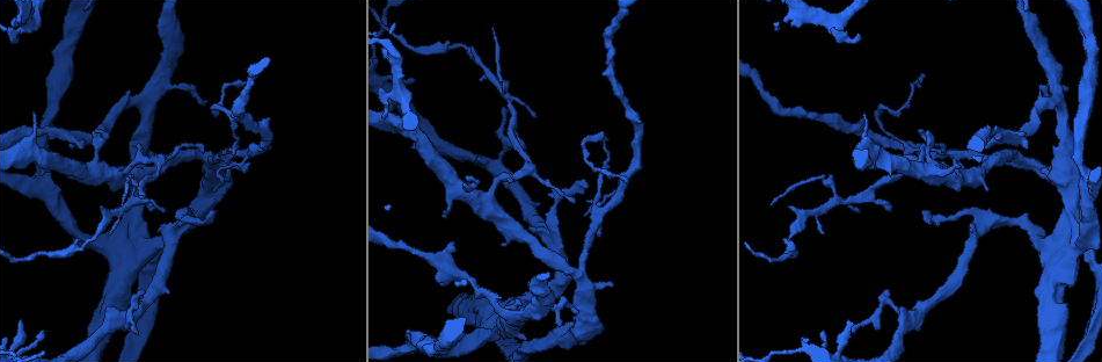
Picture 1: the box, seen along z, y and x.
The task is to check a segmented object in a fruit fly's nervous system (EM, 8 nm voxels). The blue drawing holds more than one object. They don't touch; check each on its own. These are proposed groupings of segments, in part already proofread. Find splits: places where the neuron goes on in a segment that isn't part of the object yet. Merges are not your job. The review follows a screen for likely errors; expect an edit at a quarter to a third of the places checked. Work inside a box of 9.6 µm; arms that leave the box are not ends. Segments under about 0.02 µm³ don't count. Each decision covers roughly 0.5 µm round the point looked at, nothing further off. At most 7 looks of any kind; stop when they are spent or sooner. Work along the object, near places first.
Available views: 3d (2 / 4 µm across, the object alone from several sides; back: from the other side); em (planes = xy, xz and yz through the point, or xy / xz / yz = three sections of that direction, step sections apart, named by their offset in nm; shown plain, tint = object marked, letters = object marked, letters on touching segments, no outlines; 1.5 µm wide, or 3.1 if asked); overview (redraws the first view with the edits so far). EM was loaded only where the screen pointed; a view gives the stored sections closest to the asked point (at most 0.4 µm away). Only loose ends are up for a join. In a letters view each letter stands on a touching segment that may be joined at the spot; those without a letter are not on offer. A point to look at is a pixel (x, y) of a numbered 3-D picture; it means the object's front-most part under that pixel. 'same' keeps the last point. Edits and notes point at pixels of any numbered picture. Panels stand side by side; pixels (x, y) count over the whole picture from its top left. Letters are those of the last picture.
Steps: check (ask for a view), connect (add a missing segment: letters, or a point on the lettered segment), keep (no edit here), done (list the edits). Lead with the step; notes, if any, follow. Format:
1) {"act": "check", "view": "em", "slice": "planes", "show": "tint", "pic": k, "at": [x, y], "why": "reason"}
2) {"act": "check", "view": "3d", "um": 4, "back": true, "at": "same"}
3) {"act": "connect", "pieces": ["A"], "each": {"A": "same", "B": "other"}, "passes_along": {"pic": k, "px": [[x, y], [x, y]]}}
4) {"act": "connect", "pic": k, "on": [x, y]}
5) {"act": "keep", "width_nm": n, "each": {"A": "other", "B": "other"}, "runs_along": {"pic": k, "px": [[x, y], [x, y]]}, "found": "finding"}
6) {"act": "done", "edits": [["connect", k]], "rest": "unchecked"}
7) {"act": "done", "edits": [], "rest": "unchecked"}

{"act": "check", "view": "em", "slice": "xy", "step": 4, "show": "tint", "pic": 1, "at": [583, 181], "why": "an open end"}

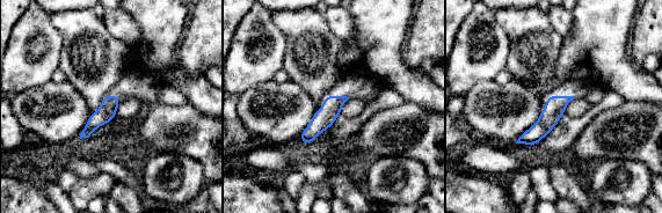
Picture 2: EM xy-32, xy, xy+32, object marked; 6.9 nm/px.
{"act": "check", "view": "em", "slice": "planes", "show": "letters", "at": "same", "why": "cut it another way"}

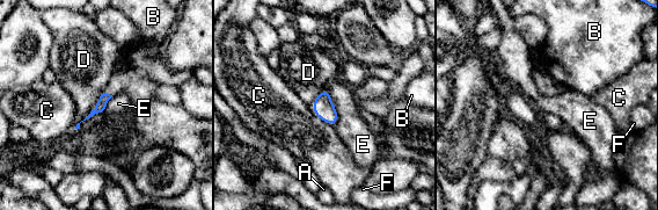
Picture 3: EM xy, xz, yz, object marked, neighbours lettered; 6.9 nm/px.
{"act": "keep", "longest_contact_nm": ["D", 300], "each": {"A": "other", "B": "other", "C": "other", "D": "other", "E": "other", "F": "other"}, "border": {"pic": 3, "px": [[327, 88], [337, 117], [334, 125]]}, "found": "none of them fits"}

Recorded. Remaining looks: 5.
{"act": "check", "view": "em", "slice": "planes", "show": "letters", "pic": 1, "at": [1046, 168], "why": "thick end"}

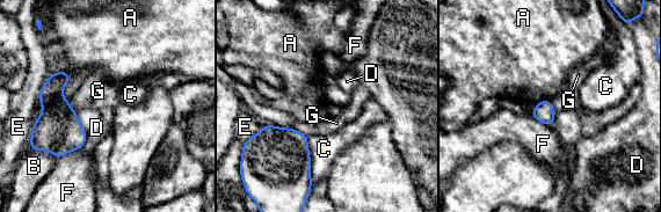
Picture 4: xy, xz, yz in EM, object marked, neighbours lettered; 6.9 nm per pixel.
{"act": "keep", "each": {"A": "other", "B": "other", "C": "other", "D": "other", "E": "other", "F": "other", "G": "other"}, "border": {"pic": 4, "px": [[549, 99], [539, 102]]}, "found": "none of them fits"}

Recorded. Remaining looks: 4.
{"act": "check", "view": "3d", "um": 2, "pic": 1, "at": [821, 232], "why": "tapers out"}

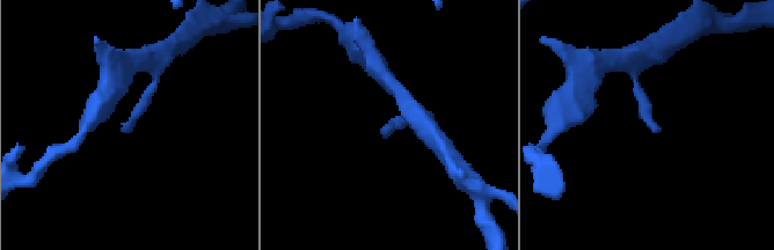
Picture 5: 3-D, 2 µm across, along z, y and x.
{"act": "check", "view": "em", "slice": "xz", "step": 4, "show": "tint", "pic": 5, "at": [123, 132]}

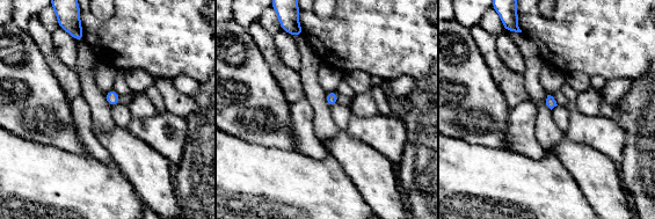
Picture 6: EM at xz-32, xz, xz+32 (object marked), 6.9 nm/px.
{"act": "check", "view": "em", "slice": "planes", "show": "letters", "at": "same", "why": "another direction"}

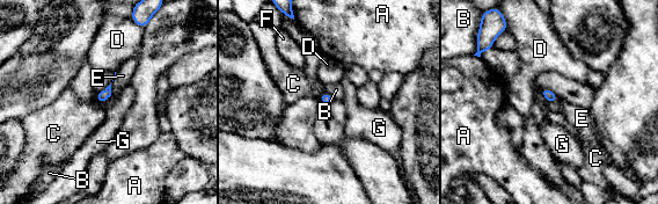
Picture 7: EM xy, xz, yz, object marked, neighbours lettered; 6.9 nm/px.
{"act": "keep", "each": {"A": "other", "B": "other", "C": "other", "D": "other", "E": "other", "F": "other", "G": "other"}, "border": {"pic": 7, "px": [[324, 92], [319, 99]]}, "found": "none of them fits"}

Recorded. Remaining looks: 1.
{"act": "done", "edits": [], "rest": "unchecked"}

